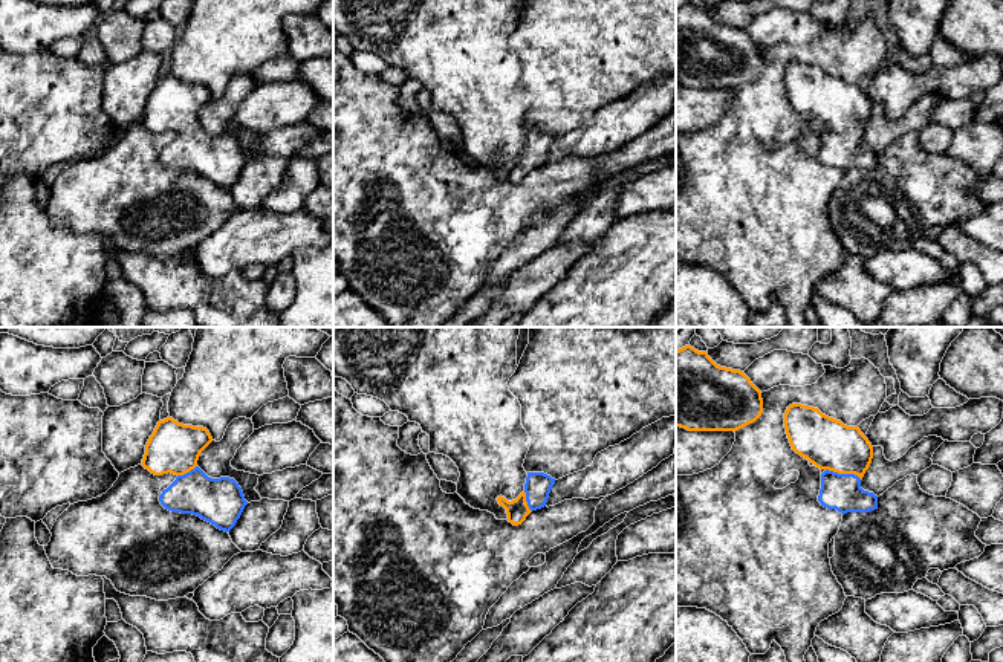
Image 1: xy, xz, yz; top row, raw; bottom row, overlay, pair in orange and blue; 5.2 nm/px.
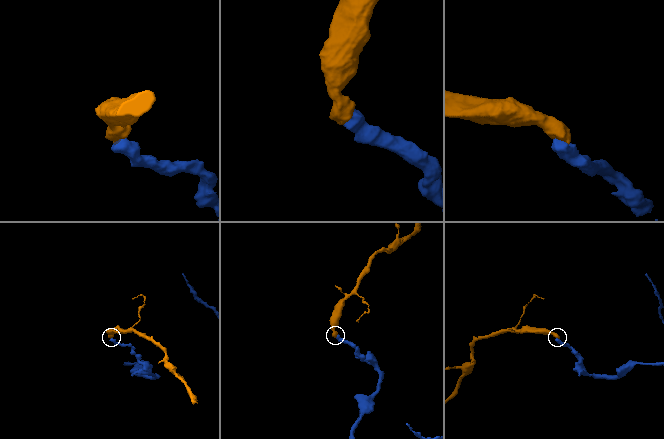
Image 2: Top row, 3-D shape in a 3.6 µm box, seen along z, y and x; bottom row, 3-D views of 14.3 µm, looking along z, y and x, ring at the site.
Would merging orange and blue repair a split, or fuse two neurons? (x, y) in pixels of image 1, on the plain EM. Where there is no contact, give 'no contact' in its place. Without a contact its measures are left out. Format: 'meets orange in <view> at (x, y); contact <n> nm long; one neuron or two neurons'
meets orange in yz at (844, 130); contact 200 nm long; one neuron

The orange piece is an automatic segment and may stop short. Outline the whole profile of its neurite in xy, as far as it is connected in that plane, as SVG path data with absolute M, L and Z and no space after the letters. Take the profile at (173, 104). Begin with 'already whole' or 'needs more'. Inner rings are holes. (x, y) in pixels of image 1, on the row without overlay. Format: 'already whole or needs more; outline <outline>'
needs more; outline M159 78L145 102L142 124L154 133L174 131L176 138L159 153L161 162L180 171L193 171L229 190L248 159L234 136L208 135L199 124L200 110L213 99L203 84Z

